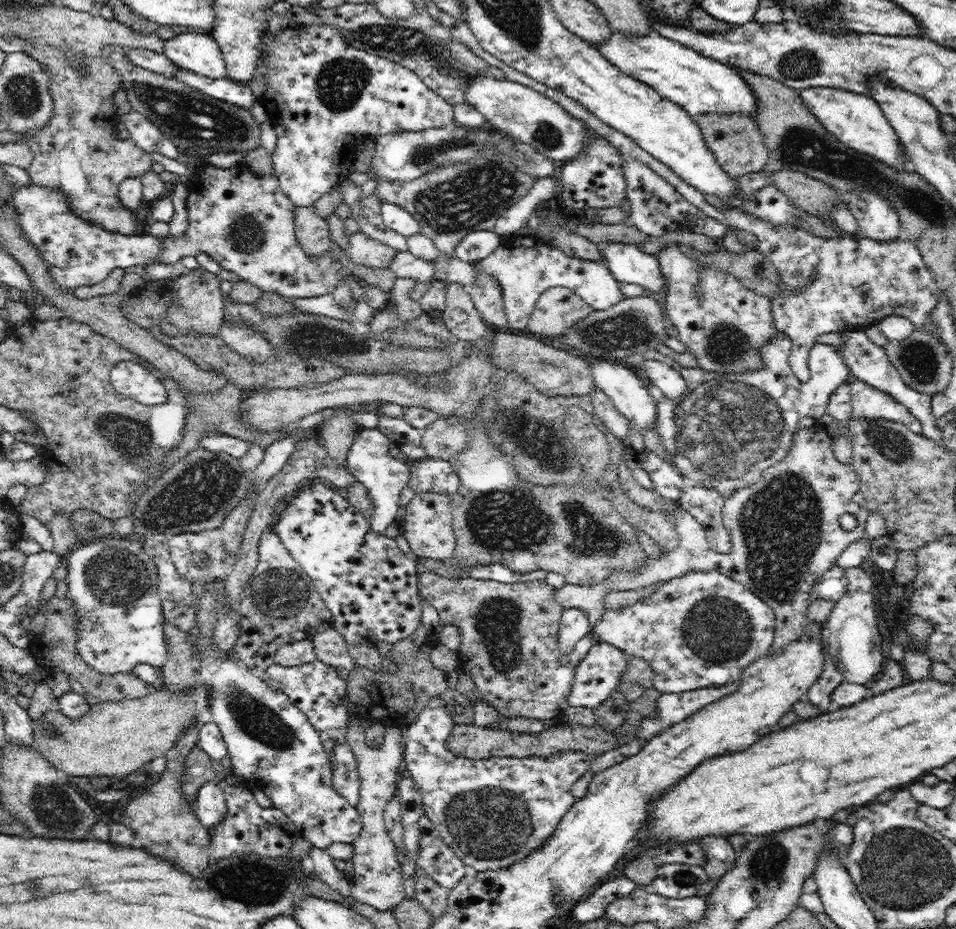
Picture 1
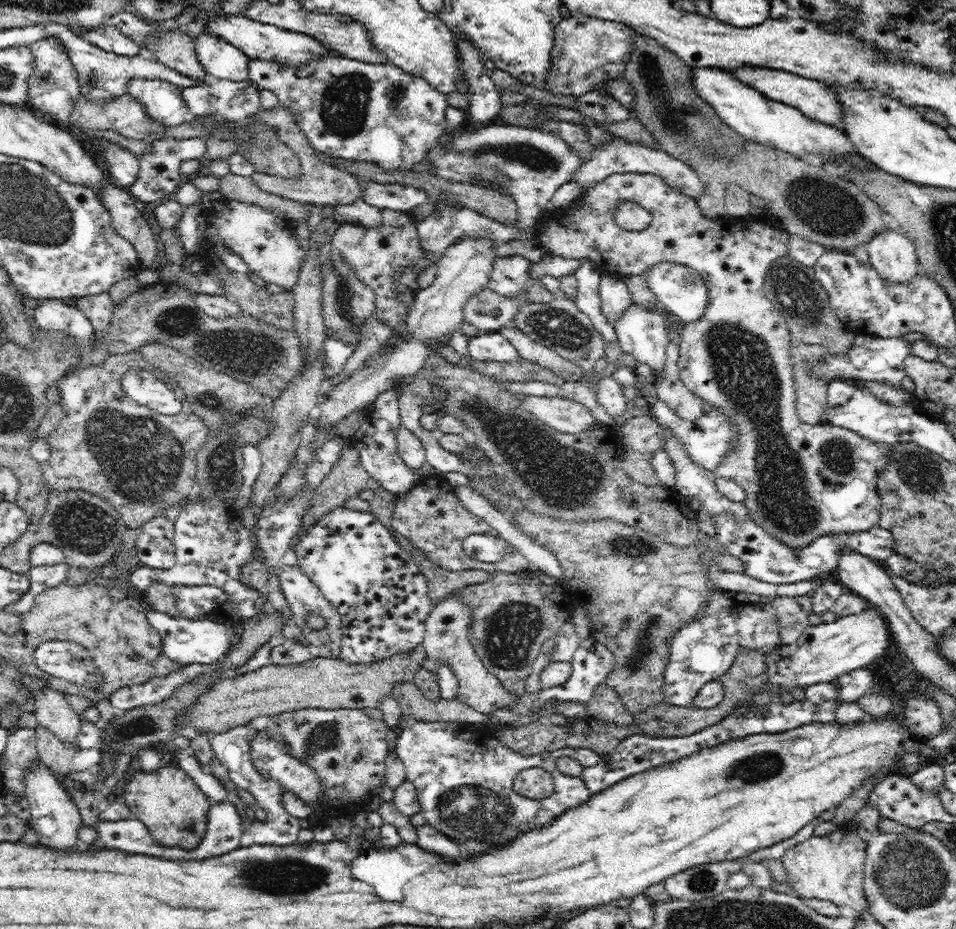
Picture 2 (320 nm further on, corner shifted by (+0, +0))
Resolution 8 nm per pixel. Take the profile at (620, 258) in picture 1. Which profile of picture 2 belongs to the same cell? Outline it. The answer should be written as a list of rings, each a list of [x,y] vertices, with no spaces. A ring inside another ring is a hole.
[[[668,261],[654,262],[653,268],[647,269],[642,276],[646,277],[645,281],[658,298],[658,305],[661,309],[681,324],[696,322],[702,318],[708,307],[709,293],[707,284],[694,268]]]

